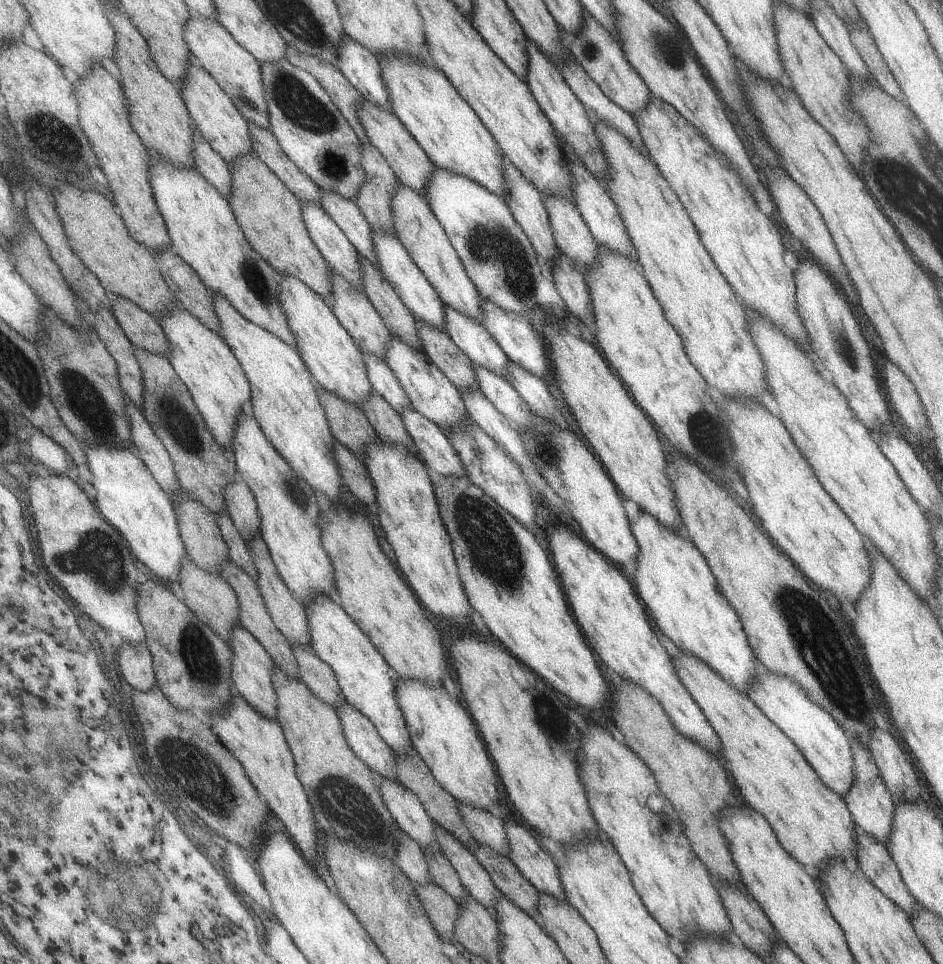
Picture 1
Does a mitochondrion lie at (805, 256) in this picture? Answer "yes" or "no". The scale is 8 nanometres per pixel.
no

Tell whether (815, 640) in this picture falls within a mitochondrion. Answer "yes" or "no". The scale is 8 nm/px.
yes

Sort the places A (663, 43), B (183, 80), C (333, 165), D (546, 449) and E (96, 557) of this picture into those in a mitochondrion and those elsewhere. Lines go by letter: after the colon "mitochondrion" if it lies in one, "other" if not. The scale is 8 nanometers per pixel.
A: mitochondrion
B: other
C: mitochondrion
D: mitochondrion
E: mitochondrion

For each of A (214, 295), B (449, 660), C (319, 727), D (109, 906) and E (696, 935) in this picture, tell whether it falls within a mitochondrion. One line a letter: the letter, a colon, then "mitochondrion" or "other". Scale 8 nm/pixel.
A: other
B: other
C: other
D: mitochondrion
E: other

